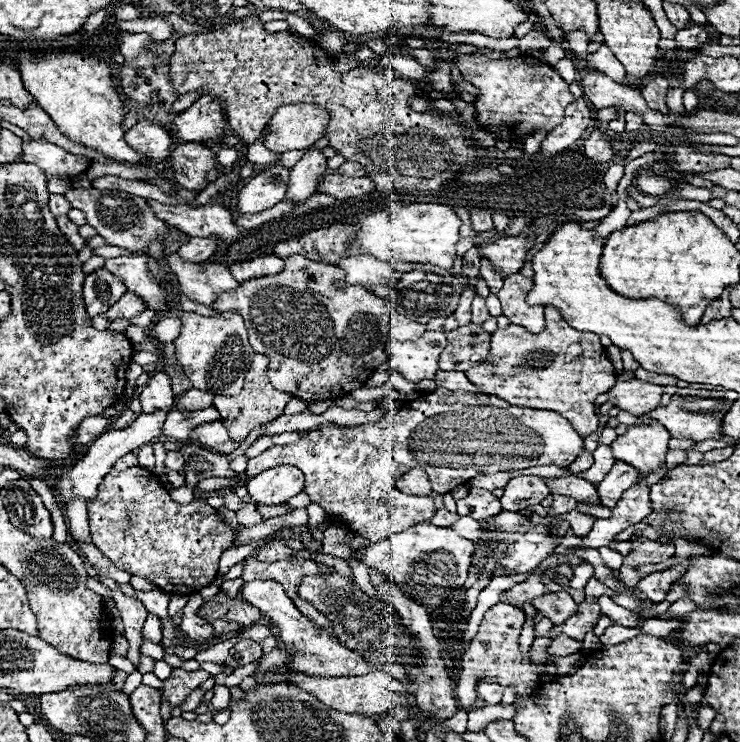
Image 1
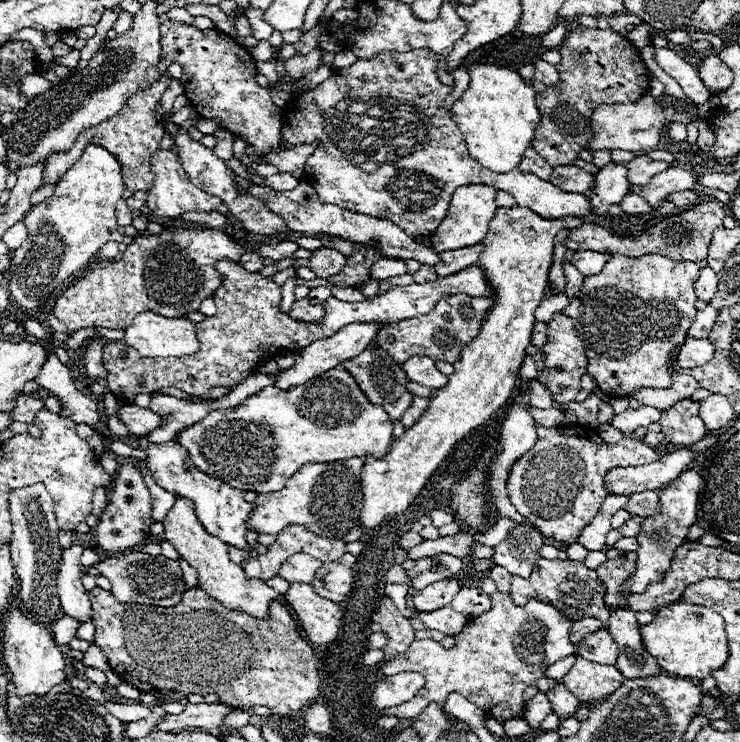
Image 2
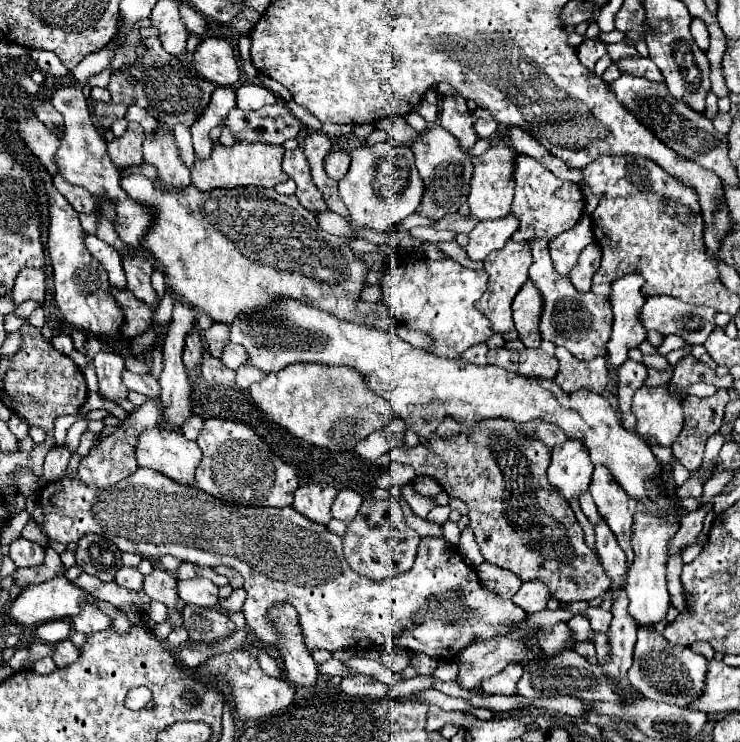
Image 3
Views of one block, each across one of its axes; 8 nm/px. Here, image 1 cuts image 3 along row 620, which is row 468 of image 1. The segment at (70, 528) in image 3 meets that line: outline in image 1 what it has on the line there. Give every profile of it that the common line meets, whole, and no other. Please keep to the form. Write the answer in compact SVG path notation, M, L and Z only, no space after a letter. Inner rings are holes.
M436 388L434 392L422 392L418 400L409 401L400 412L388 414L382 422L364 426L330 424L304 434L294 444L272 446L248 460L246 474L258 476L282 464L300 468L306 476L304 492L312 502L374 542L434 516L432 496L406 496L396 488L396 480L412 468L424 468L432 490L446 494L478 474L548 464L566 468L584 450L580 434L552 410L522 408L496 396Z

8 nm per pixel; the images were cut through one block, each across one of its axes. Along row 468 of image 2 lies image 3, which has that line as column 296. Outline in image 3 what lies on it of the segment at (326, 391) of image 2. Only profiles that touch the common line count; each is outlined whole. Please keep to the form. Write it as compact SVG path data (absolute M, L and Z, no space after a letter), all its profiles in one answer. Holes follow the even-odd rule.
M146 164L124 170L120 174L120 182L134 200L154 208L156 212L156 222L146 234L142 248L164 272L168 290L208 314L214 322L230 324L238 314L248 314L268 306L276 298L292 296L342 320L368 324L356 312L356 300L366 284L366 264L362 264L360 258L348 248L350 238L332 236L322 228L308 228L308 210L300 206L298 198L280 196L274 188L256 186L212 190L210 194L198 194L194 186L186 190L162 192L154 188L154 168Z

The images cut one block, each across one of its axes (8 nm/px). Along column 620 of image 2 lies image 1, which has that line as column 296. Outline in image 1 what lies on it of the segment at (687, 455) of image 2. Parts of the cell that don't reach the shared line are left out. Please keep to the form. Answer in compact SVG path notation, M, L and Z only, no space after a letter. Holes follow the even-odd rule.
M278 466L278 468L270 468L270 470L250 478L246 488L258 506L282 504L302 492L304 476L302 476L300 468Z

